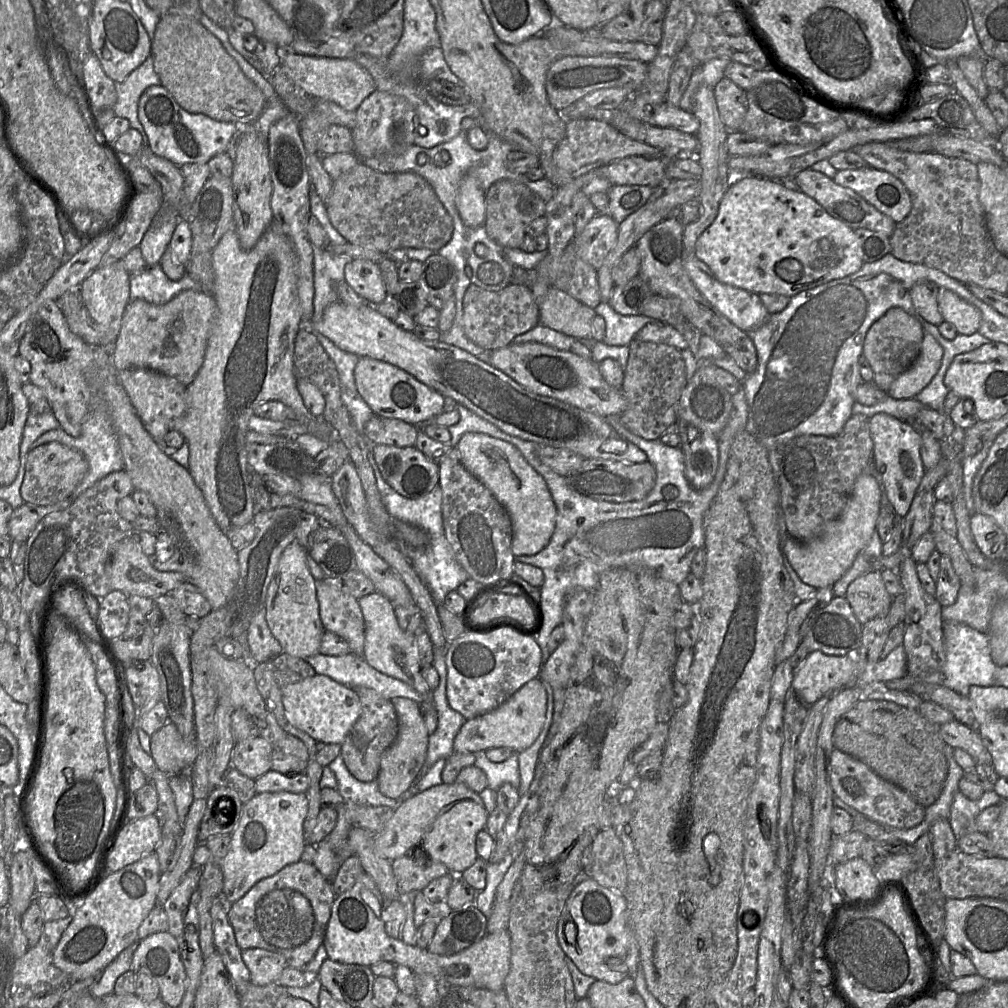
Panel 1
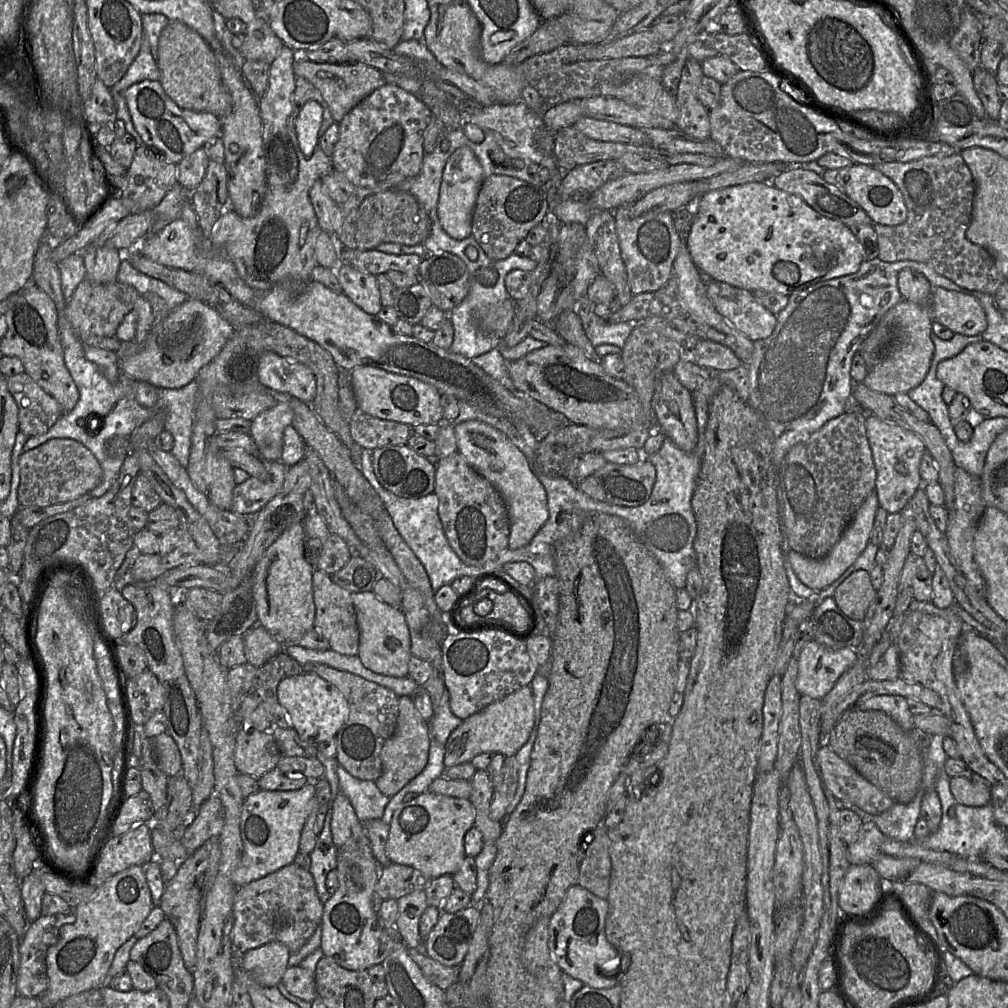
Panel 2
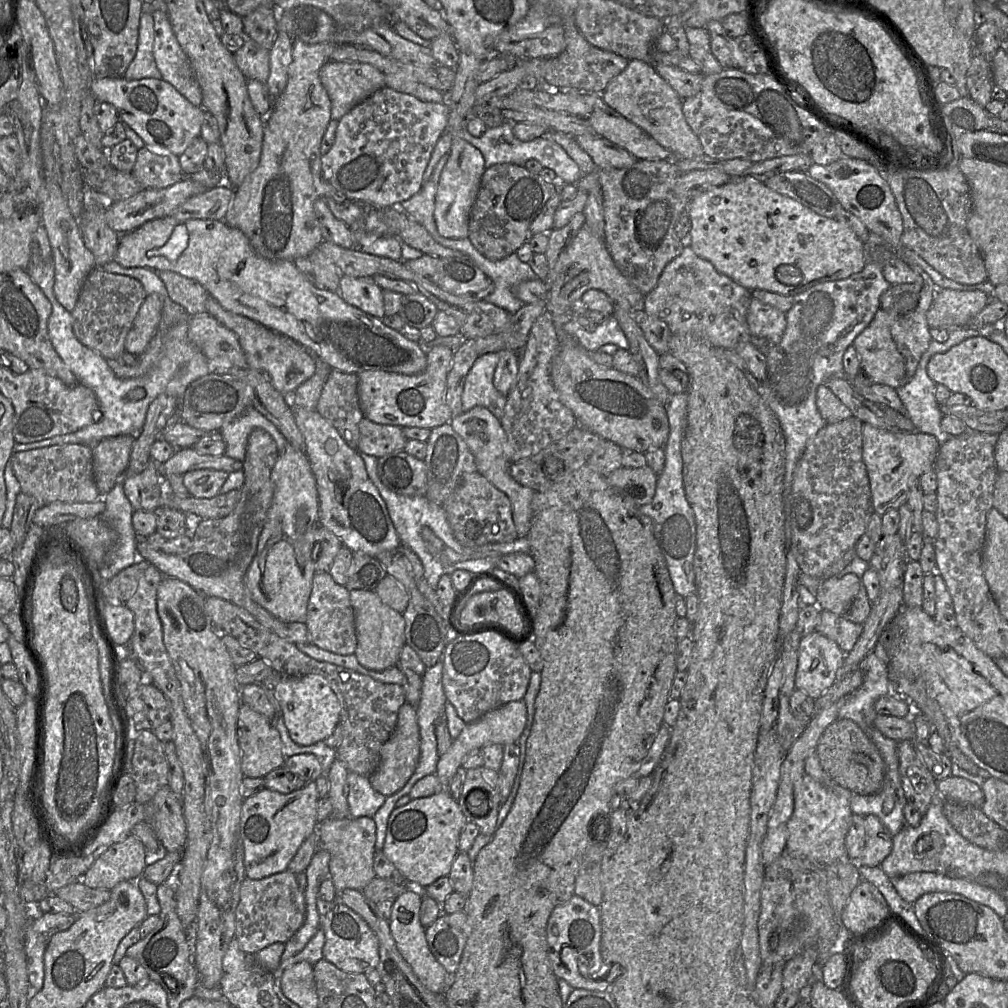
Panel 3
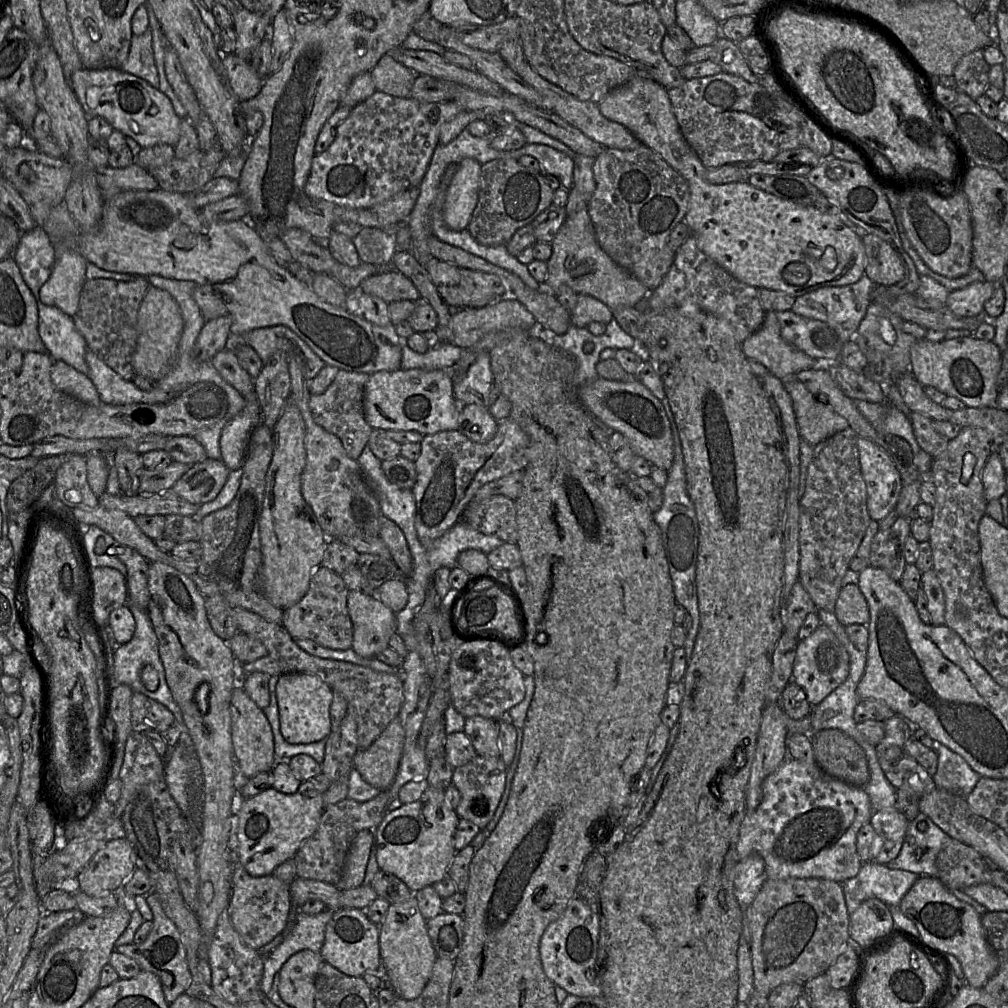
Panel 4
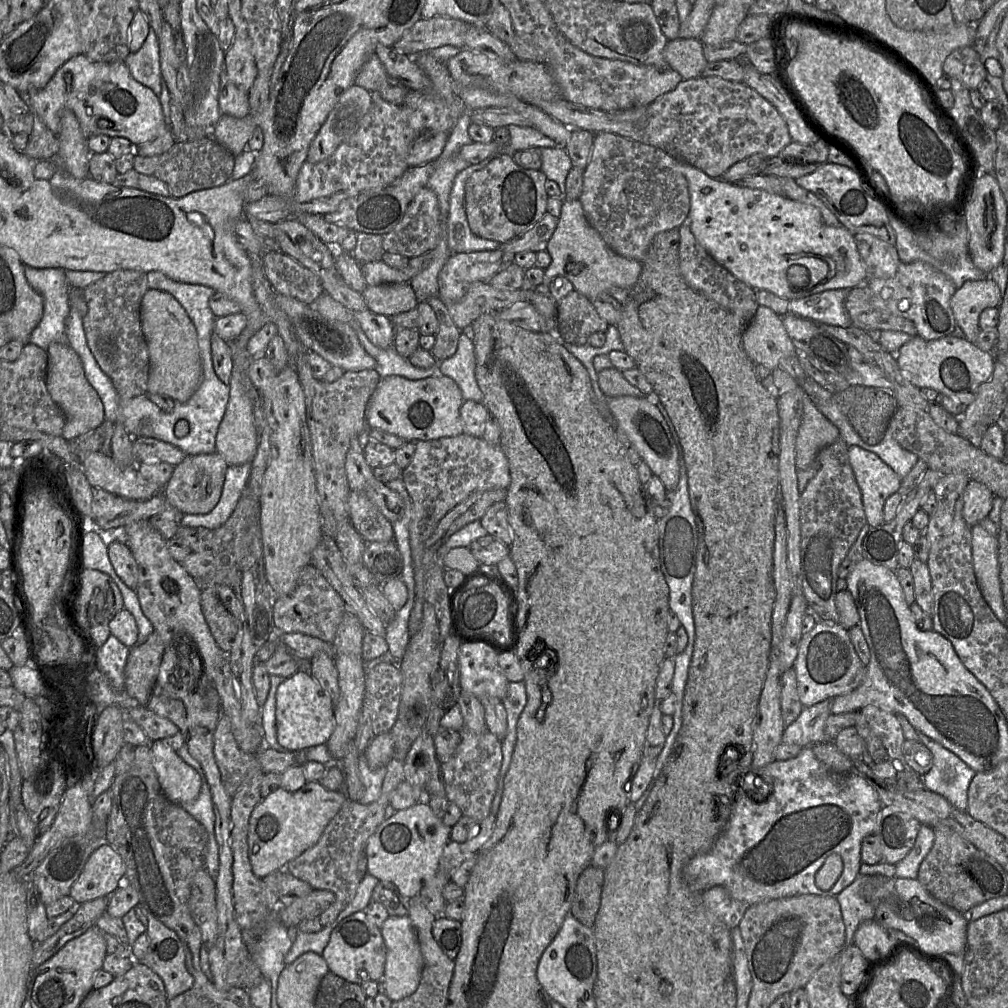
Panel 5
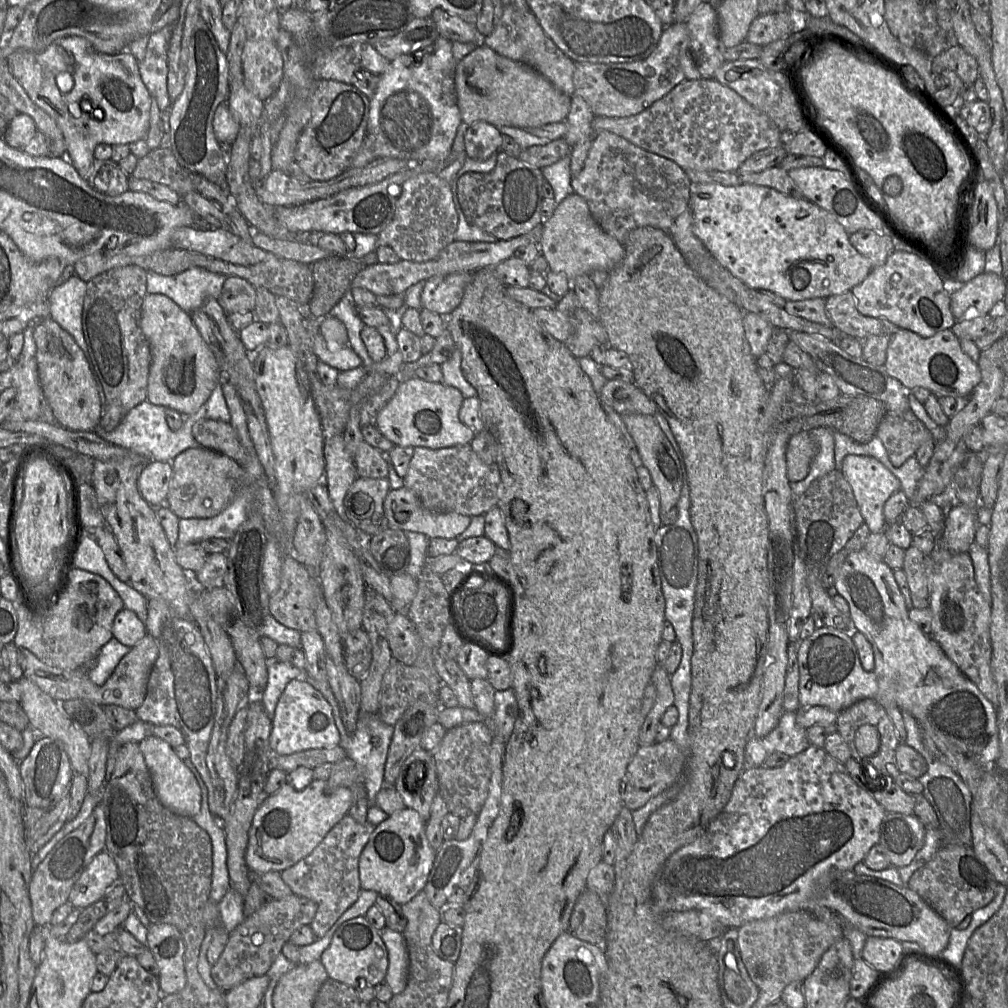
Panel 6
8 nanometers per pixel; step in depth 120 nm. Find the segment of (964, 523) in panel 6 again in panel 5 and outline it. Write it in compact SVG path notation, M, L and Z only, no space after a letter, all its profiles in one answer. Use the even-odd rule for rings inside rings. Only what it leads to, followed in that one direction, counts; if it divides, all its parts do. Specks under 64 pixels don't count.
M970 480L963 496L963 518L972 528L989 514L994 494L989 488L977 481Z

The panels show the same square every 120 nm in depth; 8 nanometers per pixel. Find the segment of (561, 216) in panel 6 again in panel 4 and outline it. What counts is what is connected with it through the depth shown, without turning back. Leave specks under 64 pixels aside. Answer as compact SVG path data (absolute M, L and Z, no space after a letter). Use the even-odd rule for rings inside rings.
M586 208L566 217L551 246L552 255L547 261L546 280L542 285L554 295L561 286L568 286L577 294L587 294L602 301L612 310L621 306L635 307L646 300L651 291L600 247Z

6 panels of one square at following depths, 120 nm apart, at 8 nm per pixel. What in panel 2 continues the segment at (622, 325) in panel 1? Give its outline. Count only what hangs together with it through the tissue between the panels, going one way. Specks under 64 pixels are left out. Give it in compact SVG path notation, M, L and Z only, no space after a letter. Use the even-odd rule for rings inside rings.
M592 310L590 316L589 325L583 325L583 328L593 347L602 344L616 345L621 349L624 347L627 338L634 329L634 323L610 323L595 315Z

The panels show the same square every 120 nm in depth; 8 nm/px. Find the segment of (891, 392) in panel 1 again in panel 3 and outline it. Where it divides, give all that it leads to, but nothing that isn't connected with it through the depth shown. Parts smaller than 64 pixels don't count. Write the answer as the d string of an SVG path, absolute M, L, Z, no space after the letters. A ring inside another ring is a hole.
M916 263L907 264L917 274L916 281L891 285L881 296L873 320L853 343L860 359L860 374L870 382L891 388L898 388L913 377L932 340L927 312L933 302L936 285Z

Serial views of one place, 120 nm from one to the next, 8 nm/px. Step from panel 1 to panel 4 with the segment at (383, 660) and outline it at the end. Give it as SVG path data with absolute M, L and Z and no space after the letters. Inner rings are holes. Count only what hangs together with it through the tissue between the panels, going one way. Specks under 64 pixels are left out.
M349 591L348 612L353 624L352 649L363 658L374 658L389 647L389 640L397 632L396 613L385 606L376 595Z

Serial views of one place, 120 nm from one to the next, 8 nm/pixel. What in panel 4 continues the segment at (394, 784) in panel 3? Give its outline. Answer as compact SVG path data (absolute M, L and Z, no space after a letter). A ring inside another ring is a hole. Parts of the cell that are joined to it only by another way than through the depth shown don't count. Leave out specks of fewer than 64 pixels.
M396 717L369 748L356 753L354 768L371 786L387 790L397 776L404 745L405 730Z

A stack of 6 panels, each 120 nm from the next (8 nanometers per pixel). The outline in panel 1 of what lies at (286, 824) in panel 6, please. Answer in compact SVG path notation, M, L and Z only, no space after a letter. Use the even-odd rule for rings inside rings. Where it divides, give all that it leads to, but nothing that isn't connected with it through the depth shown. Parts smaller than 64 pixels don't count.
M257 793L243 803L240 821L231 835L229 851L221 861L222 897L227 905L242 898L257 882L300 861L306 845L303 824L307 812L306 793Z

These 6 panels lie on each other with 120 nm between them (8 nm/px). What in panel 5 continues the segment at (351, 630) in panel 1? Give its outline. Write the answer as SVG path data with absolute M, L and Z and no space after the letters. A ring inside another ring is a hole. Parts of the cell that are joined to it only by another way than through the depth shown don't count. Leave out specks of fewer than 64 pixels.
M309 564L300 572L294 591L286 596L275 598L273 604L274 626L283 633L302 633L333 643L346 610L346 604L340 595L325 577Z

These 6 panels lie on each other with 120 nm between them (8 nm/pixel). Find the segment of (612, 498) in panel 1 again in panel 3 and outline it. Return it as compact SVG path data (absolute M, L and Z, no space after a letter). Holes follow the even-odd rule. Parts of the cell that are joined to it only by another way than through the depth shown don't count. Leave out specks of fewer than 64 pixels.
M648 465L620 467L606 476L609 486L637 506L652 502L658 474Z

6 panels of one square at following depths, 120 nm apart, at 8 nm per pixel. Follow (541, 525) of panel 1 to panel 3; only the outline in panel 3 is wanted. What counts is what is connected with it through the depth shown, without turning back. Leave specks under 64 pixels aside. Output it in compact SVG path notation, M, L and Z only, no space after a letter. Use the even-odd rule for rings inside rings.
M475 406L472 409L455 415L450 425L453 430L465 441L474 457L477 471L482 474L497 489L509 498L512 505L512 518L518 537L526 537L531 526L531 502L535 491L524 487L513 479L509 469L511 462L504 454L507 444L507 435L497 419L488 409Z

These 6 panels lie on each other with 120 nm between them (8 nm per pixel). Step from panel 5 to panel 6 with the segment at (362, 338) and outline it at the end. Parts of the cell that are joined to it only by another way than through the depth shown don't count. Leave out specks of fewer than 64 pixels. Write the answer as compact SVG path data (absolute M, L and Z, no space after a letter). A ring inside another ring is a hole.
M344 296L333 307L329 315L342 321L347 329L349 346L354 352L361 358L364 369L372 368L373 361L370 358L366 346L361 339L361 331L364 327L364 323L359 317L357 308L350 296Z

